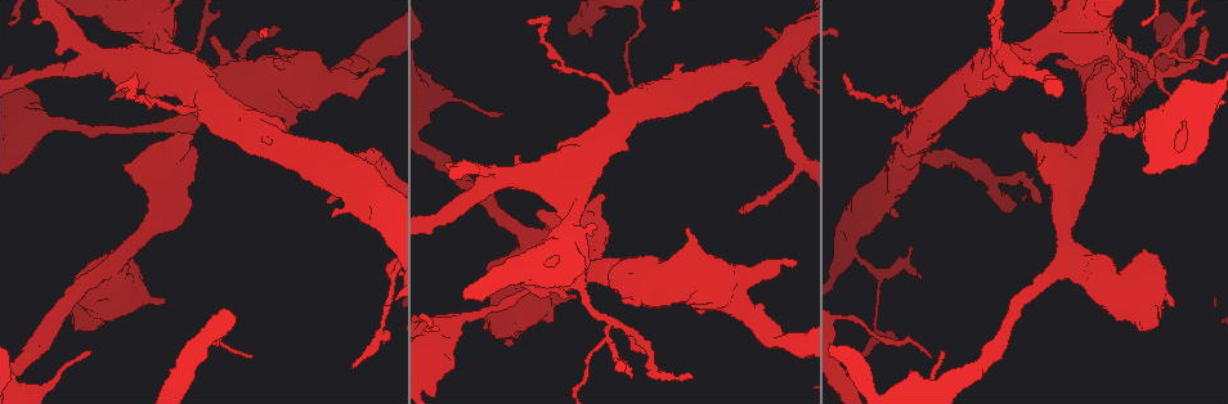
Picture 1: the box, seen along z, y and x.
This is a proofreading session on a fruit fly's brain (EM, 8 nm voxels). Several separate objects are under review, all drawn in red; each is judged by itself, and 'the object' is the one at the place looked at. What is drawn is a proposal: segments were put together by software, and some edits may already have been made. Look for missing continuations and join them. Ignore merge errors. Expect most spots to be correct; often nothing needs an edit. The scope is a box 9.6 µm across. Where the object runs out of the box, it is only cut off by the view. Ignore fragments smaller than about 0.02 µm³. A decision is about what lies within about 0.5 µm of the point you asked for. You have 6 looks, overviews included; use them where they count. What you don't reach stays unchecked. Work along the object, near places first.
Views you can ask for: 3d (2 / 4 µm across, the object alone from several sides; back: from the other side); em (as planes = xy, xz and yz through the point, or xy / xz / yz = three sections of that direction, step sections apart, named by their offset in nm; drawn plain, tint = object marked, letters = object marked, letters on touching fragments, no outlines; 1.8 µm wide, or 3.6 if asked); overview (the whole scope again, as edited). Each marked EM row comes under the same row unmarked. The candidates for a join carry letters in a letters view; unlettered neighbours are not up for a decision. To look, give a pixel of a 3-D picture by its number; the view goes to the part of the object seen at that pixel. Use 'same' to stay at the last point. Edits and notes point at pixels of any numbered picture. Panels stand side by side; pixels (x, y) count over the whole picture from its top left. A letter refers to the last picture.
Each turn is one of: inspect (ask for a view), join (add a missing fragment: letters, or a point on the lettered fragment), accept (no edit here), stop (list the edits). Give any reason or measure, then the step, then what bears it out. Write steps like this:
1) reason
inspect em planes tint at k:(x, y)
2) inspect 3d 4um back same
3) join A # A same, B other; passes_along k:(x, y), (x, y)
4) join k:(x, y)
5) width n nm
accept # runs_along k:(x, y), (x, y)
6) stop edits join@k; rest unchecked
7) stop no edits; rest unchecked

sharp bend
inspect 3d 4um back at 1:(641, 18)

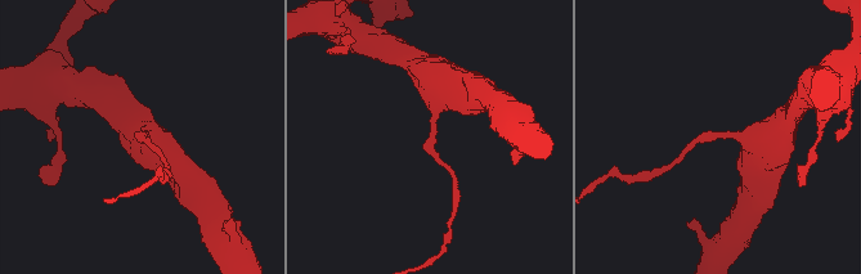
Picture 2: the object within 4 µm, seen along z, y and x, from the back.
need the tissue
inspect em planes letters at 2:(434, 132)

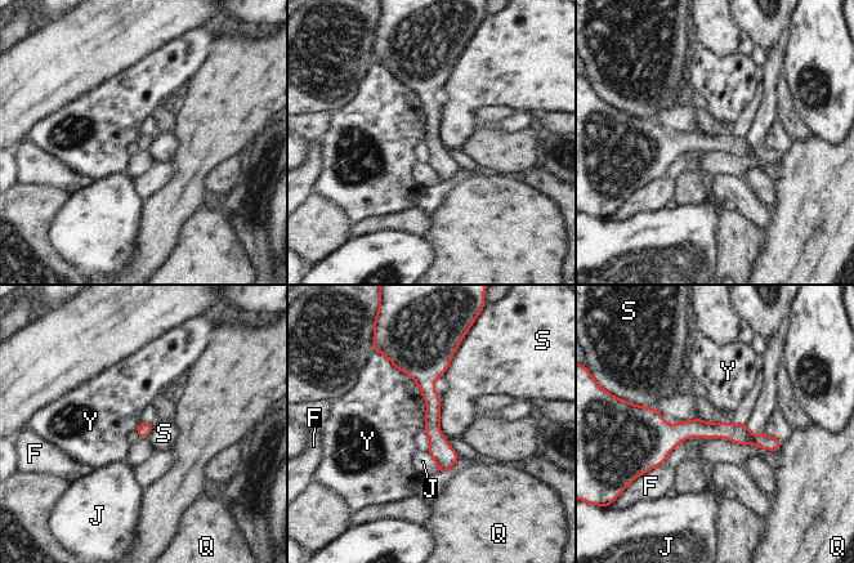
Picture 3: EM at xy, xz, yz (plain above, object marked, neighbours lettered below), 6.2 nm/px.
width 100 nm
accept # F other, J other, Q other, S other, Y other; border 3:(381, 354), (419, 388), (424, 427); no lettered fragment goes on from it

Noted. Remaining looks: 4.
inspect 3d 2um at 1:(929, 355)

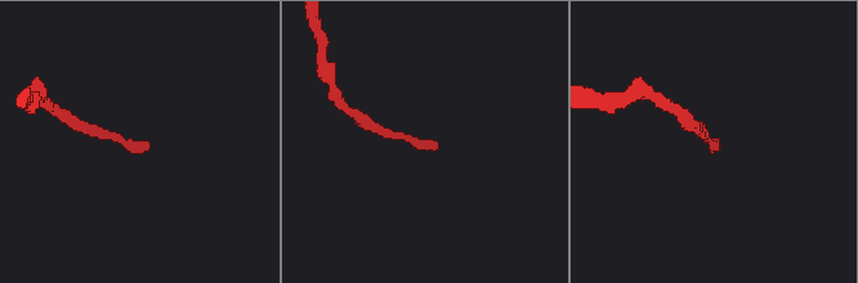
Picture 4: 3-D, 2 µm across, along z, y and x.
inspect em planes letters at 4:(149, 148)

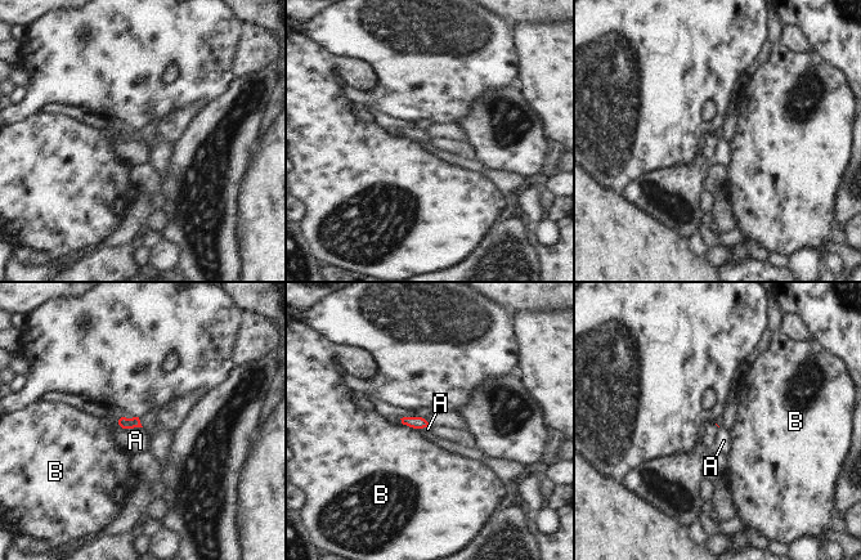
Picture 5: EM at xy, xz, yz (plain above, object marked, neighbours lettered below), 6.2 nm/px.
accept # A other, B other; border 5:(142, 426), (121, 430); no lettered fragment goes on from it

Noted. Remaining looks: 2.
an open end
inspect em planes letters at 1:(1038, 204)

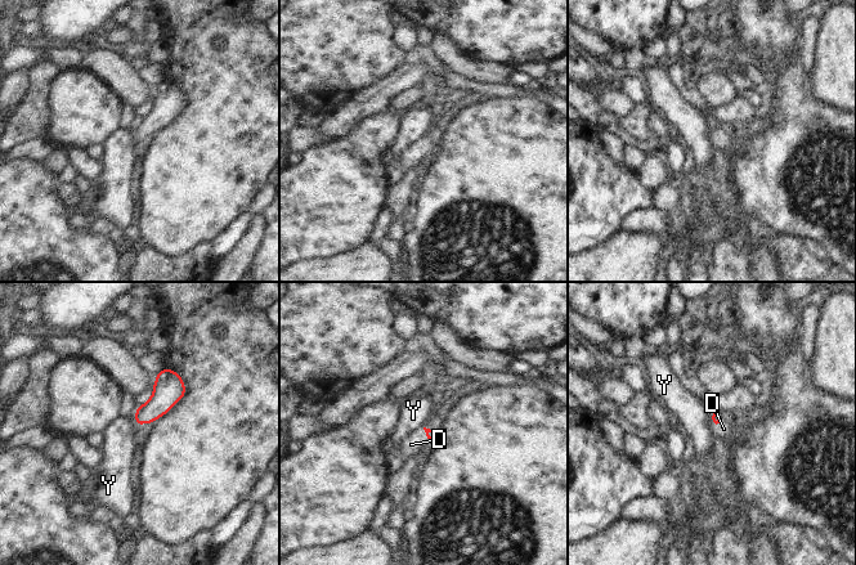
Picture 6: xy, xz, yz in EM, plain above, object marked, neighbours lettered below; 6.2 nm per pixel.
join D # D same, Y other; passes_along 6:(430, 434), (426, 434), (411, 444); it goes on there

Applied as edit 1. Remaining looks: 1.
stop edits join@6; rest unchecked

